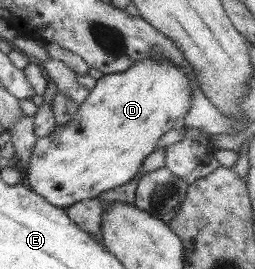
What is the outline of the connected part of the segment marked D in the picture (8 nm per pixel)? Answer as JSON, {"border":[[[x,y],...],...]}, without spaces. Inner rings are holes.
{"border":[[[156,57],[147,59],[146,61],[139,61],[138,63],[135,62],[130,69],[124,70],[122,73],[103,74],[102,77],[95,80],[95,86],[89,90],[87,98],[79,104],[76,112],[70,117],[70,120],[68,120],[66,124],[55,125],[54,129],[46,136],[37,138],[33,146],[32,156],[27,162],[28,169],[26,169],[23,174],[26,180],[28,180],[30,190],[33,190],[37,195],[41,195],[41,198],[44,198],[46,202],[53,206],[66,210],[76,202],[97,198],[100,192],[104,192],[104,190],[112,190],[112,188],[116,188],[116,186],[122,186],[122,184],[130,182],[132,178],[137,176],[142,161],[146,160],[146,157],[156,149],[156,141],[160,139],[160,136],[170,130],[177,130],[179,128],[181,119],[184,118],[184,115],[186,115],[186,112],[190,109],[192,84],[190,78],[184,75],[182,70],[179,70],[176,66],[171,66],[165,59]]]}

